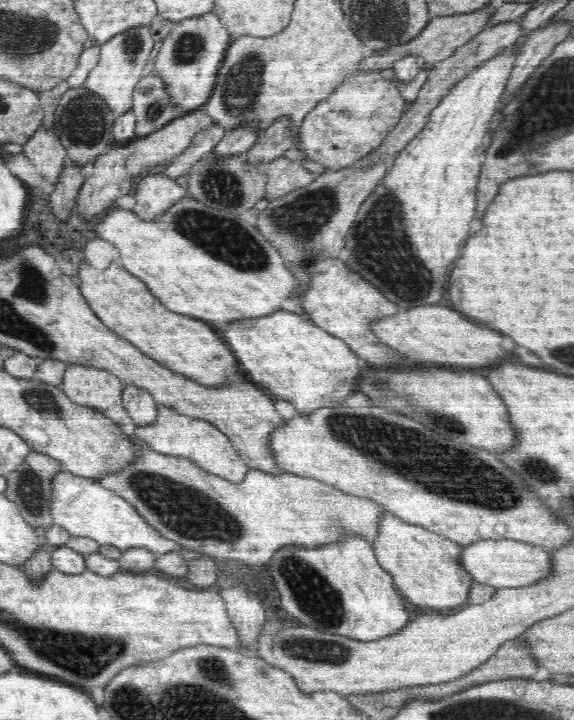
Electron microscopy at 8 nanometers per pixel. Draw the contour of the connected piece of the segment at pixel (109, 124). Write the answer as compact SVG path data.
M86 86L69 89L55 110L53 126L60 142L66 147L67 160L82 167L86 162L94 161L97 156L108 152L115 144L112 130L116 117L108 104L94 92L88 91Z

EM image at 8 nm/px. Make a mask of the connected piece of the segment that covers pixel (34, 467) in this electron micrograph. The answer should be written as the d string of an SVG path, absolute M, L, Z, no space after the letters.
M31 450L18 470L9 472L4 476L7 482L4 495L8 500L18 505L20 515L32 528L48 528L54 525L50 512L51 480L57 475L58 471L62 471L62 464L58 460Z

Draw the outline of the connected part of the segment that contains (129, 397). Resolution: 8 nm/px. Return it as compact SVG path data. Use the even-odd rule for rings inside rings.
M125 385L122 391L122 404L136 426L149 425L156 420L158 404L143 388Z

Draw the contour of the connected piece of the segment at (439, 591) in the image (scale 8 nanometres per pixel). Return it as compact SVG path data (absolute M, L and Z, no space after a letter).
M388 511L381 514L375 538L371 543L376 561L393 577L395 587L408 602L439 611L458 608L468 601L474 580L461 563L462 545L430 532L426 527L408 524Z

